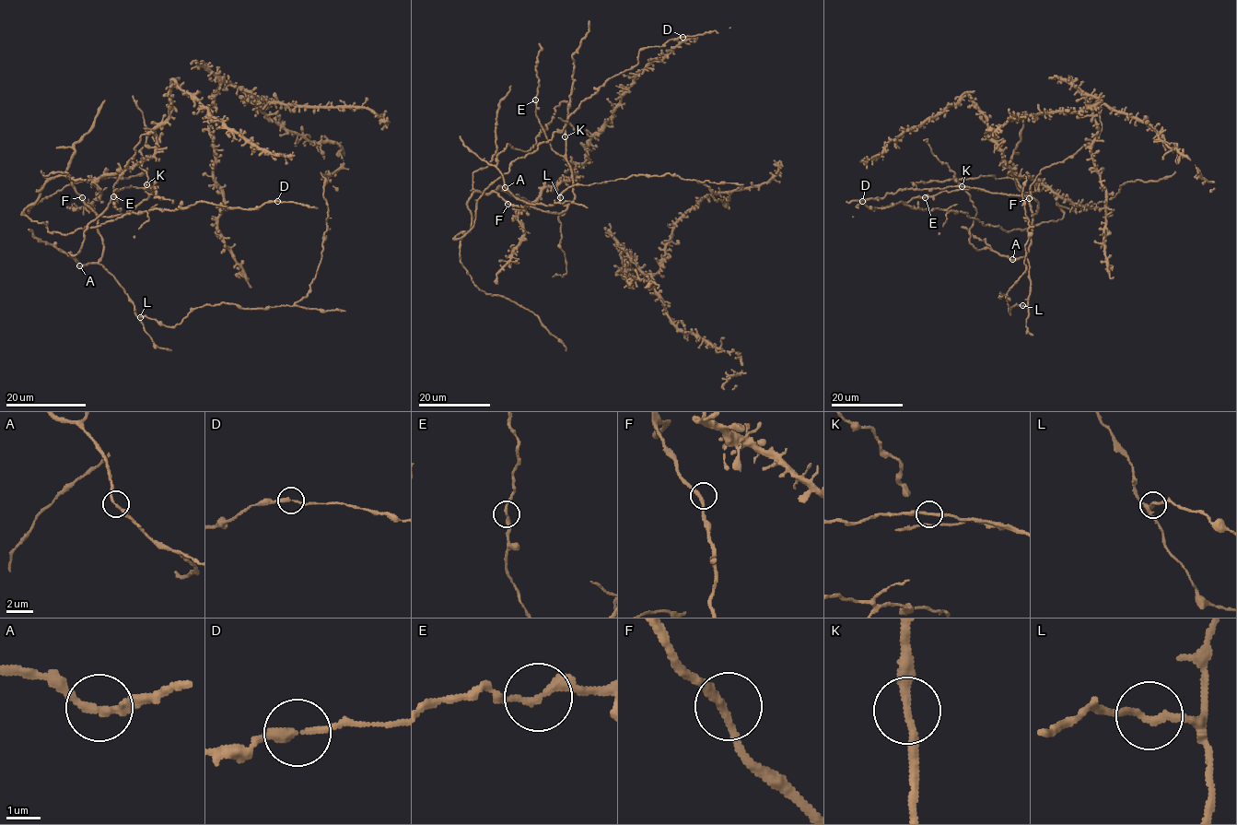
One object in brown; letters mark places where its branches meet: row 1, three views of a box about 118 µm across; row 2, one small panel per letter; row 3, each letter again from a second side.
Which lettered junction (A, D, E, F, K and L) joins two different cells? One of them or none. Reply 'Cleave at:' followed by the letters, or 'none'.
Cleave at: none

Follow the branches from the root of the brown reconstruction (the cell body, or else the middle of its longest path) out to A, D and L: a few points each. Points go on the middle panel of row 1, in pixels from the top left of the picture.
A: (503, 198), (507, 204), (527, 206), (505, 187)
D: (503, 198), (474, 192), (472, 228), (455, 237), (512, 161), (550, 140), (640, 50), (682, 37)
L: (503, 198), (507, 204), (523, 206), (527, 205), (522, 200), (547, 206), (557, 203), (560, 197)

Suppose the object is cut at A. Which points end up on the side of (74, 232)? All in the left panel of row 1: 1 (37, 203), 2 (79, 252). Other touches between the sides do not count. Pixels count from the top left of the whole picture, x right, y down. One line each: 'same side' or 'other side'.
1: same side
2: other side

